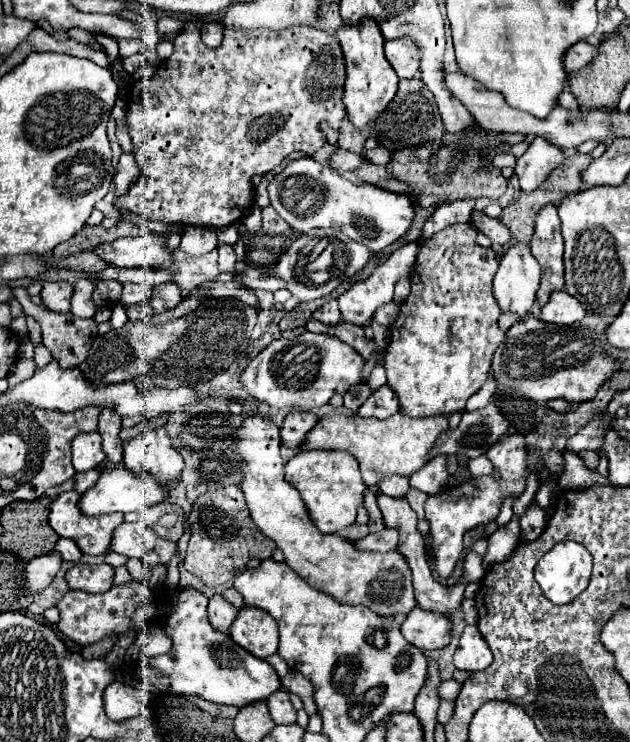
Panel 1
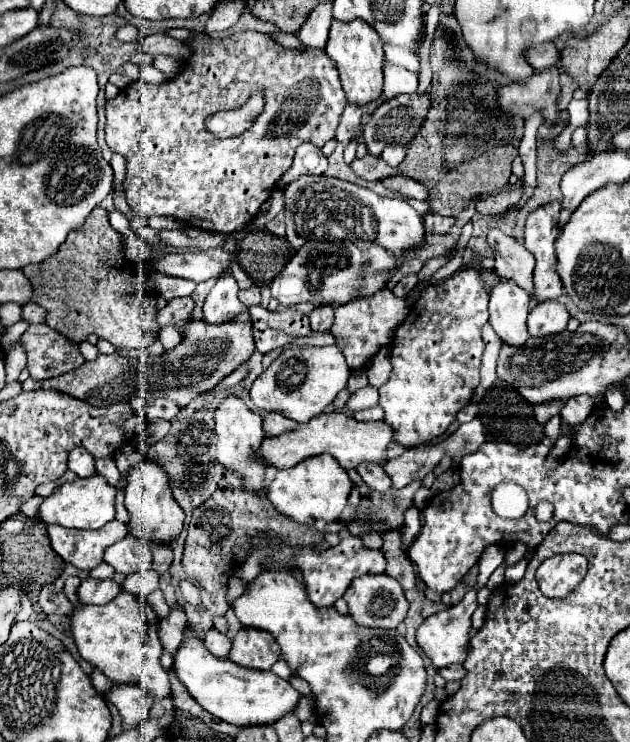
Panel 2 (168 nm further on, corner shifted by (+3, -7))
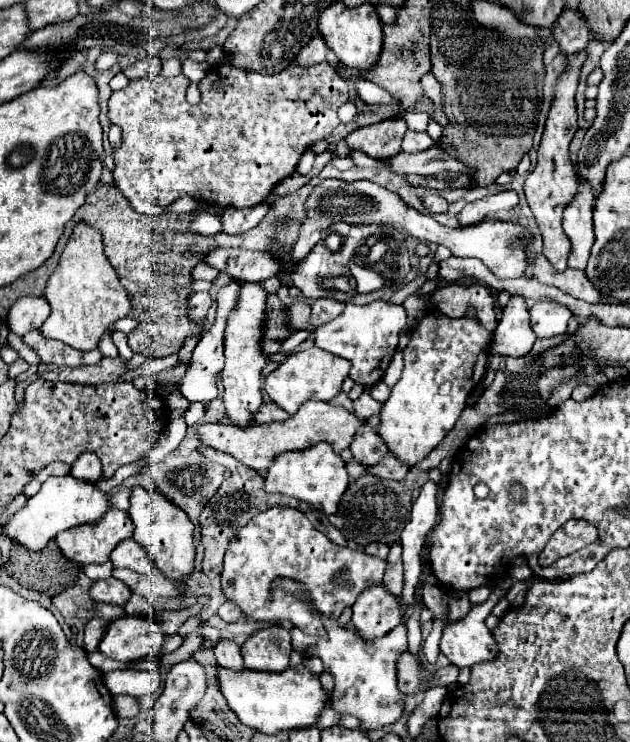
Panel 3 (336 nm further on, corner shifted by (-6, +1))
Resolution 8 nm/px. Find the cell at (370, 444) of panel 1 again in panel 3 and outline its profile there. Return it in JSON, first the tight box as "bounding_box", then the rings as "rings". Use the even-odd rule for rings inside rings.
{"bounding_box":[199,401,365,471],"rings":[[[307,401],[287,421],[269,423],[269,425],[251,425],[247,429],[241,429],[231,423],[203,425],[199,429],[199,439],[203,445],[225,451],[255,471],[265,471],[275,461],[275,455],[281,455],[287,451],[303,451],[321,441],[331,443],[335,453],[341,453],[351,447],[351,439],[355,437],[355,431],[359,431],[359,427],[363,427],[363,423],[365,423],[365,419],[357,417],[355,413],[347,411],[345,407],[337,407],[337,405],[323,403],[323,401]]]}

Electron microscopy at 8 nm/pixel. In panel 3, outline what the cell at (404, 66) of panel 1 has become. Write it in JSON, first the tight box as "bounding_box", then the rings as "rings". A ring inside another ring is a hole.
{"bounding_box":[421,71,441,105],"rings":[[[429,71],[429,73],[425,73],[425,75],[421,77],[421,85],[423,85],[425,95],[427,95],[433,103],[441,105],[441,89],[439,89],[439,81],[433,77],[433,73],[431,73],[431,71]]]}

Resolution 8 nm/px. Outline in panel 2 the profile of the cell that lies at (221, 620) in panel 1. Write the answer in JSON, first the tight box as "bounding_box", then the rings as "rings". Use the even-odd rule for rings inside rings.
{"bounding_box":[204,629,232,659],"rings":[[[210,629],[204,637],[204,647],[218,659],[228,659],[228,653],[230,653],[230,647],[232,647],[232,641],[220,633],[218,629]]]}

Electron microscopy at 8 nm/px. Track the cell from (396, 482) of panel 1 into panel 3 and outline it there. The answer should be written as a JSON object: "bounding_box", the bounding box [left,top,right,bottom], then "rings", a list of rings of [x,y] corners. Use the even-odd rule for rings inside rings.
{"bounding_box":[351,425,389,467],"rings":[[[365,425],[357,431],[357,435],[351,443],[351,453],[359,463],[373,467],[389,451],[387,451],[387,445],[383,443],[383,439],[369,425]]]}

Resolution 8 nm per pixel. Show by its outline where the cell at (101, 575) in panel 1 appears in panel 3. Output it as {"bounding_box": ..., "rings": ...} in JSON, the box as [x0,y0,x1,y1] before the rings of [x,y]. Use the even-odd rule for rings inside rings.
{"bounding_box":[89,577,131,605],"rings":[[[109,577],[109,579],[99,579],[99,581],[91,583],[89,595],[91,595],[93,601],[125,605],[131,597],[131,589],[125,583],[117,581],[115,577]]]}

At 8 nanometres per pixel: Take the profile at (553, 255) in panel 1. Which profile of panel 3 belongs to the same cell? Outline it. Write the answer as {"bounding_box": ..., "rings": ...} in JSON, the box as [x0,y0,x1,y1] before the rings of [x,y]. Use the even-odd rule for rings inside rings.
{"bounding_box":[523,51,585,271],"rings":[[[579,51],[567,59],[571,67],[561,75],[559,83],[555,85],[555,99],[553,99],[549,119],[545,123],[545,133],[541,137],[541,145],[537,151],[537,165],[525,179],[525,187],[523,187],[527,205],[533,211],[533,217],[539,225],[539,233],[543,237],[543,255],[549,259],[555,271],[567,269],[567,255],[569,255],[569,239],[561,227],[561,215],[563,215],[565,205],[577,191],[577,177],[569,161],[569,141],[573,133],[577,131],[575,89],[577,89],[577,77],[579,77],[579,67],[583,59],[585,59],[585,51]]]}

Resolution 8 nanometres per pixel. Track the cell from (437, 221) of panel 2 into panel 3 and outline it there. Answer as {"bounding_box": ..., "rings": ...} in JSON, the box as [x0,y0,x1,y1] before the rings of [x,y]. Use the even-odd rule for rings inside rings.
{"bounding_box":[423,193,449,213],"rings":[[[427,193],[427,195],[423,197],[423,203],[425,203],[425,207],[427,207],[431,213],[445,213],[447,207],[449,207],[447,199],[443,199],[443,197],[437,195],[437,193]]]}

